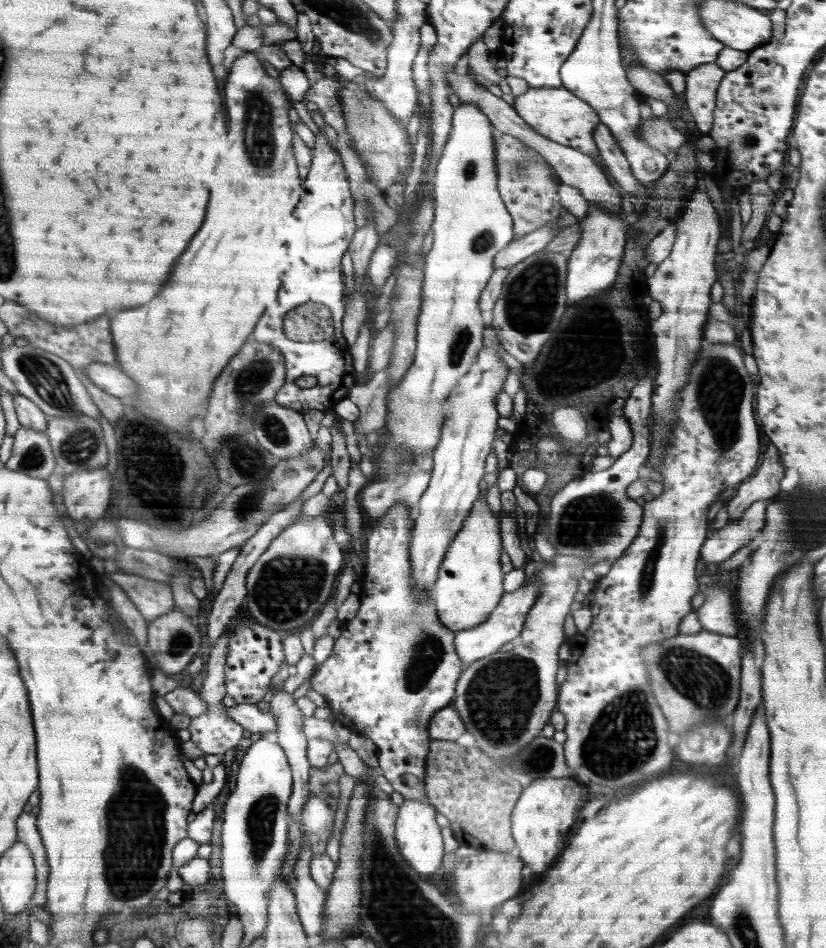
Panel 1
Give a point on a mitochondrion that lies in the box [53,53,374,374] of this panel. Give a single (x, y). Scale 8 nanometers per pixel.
(258, 138)

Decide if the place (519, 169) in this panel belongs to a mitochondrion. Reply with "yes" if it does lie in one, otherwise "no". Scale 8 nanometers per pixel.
yes

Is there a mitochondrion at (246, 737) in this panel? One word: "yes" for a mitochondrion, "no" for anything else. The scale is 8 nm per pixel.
no

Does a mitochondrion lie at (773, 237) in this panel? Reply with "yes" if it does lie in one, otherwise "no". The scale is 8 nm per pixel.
no

